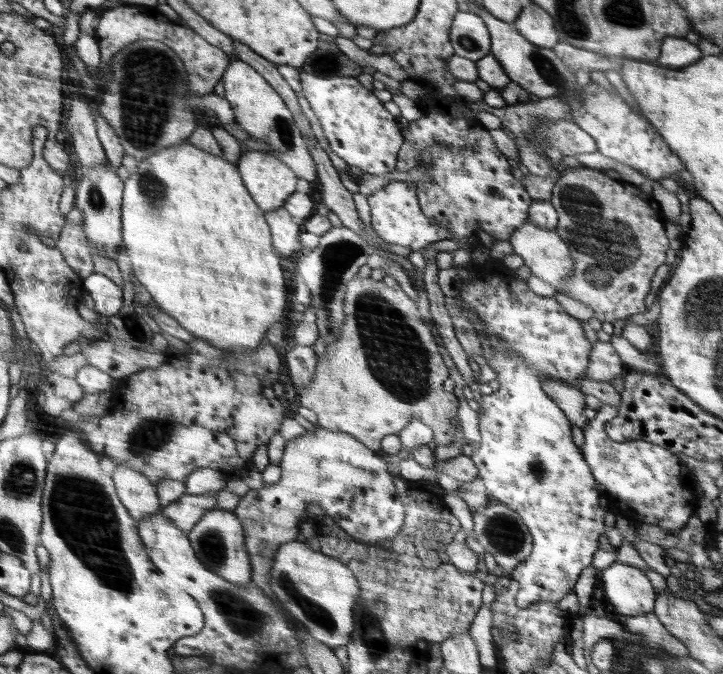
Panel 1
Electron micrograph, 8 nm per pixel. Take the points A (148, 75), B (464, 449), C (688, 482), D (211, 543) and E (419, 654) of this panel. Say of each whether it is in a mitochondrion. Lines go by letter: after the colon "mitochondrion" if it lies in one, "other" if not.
A: mitochondrion
B: other
C: other
D: mitochondrion
E: other

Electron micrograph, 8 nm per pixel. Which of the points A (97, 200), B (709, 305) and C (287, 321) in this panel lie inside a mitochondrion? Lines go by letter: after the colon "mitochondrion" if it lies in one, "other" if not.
A: mitochondrion
B: mitochondrion
C: other

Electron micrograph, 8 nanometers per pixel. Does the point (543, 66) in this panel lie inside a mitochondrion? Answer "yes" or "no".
yes

